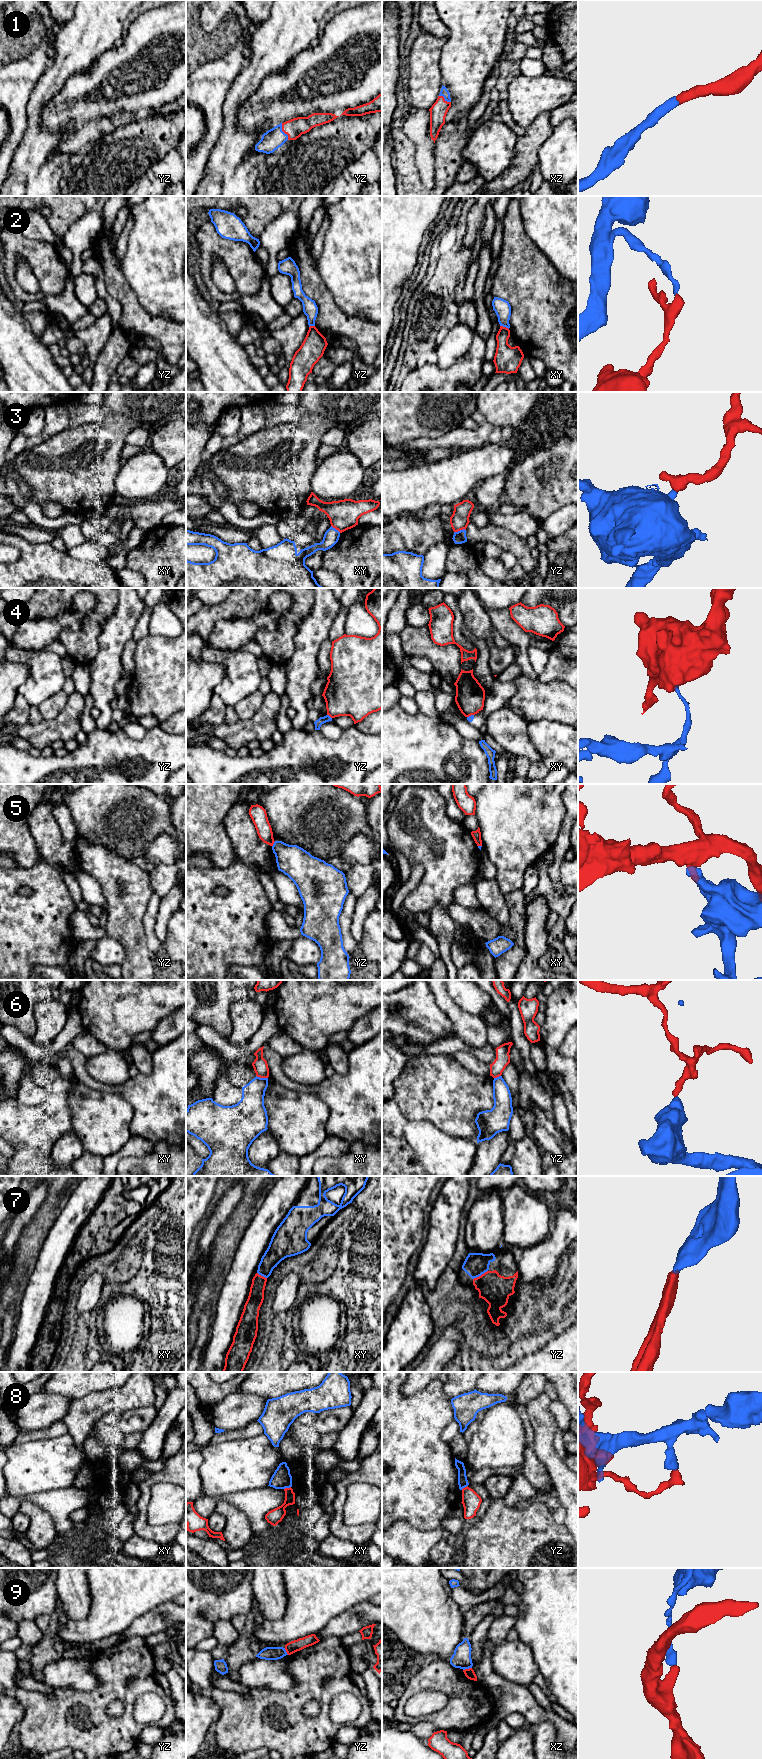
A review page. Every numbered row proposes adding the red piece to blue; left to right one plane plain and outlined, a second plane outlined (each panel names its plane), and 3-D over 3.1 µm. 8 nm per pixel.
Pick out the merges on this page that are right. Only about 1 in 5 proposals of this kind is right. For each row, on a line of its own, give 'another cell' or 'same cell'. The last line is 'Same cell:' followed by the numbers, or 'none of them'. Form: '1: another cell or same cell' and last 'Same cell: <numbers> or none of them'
1: same cell
2: another cell
3: another cell
4: another cell
5: another cell
6: another cell
7: same cell
8: another cell
9: another cell
Same cell: 1, 7

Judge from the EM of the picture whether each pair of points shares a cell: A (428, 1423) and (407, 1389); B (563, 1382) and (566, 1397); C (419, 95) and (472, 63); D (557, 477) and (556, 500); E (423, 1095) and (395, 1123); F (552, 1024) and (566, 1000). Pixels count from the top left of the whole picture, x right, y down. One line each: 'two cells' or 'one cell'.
A: two cells
B: one cell
C: two cells
D: one cell
E: two cells
F: one cell

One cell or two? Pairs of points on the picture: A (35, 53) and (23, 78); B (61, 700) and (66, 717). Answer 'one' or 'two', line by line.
A: one
B: two

